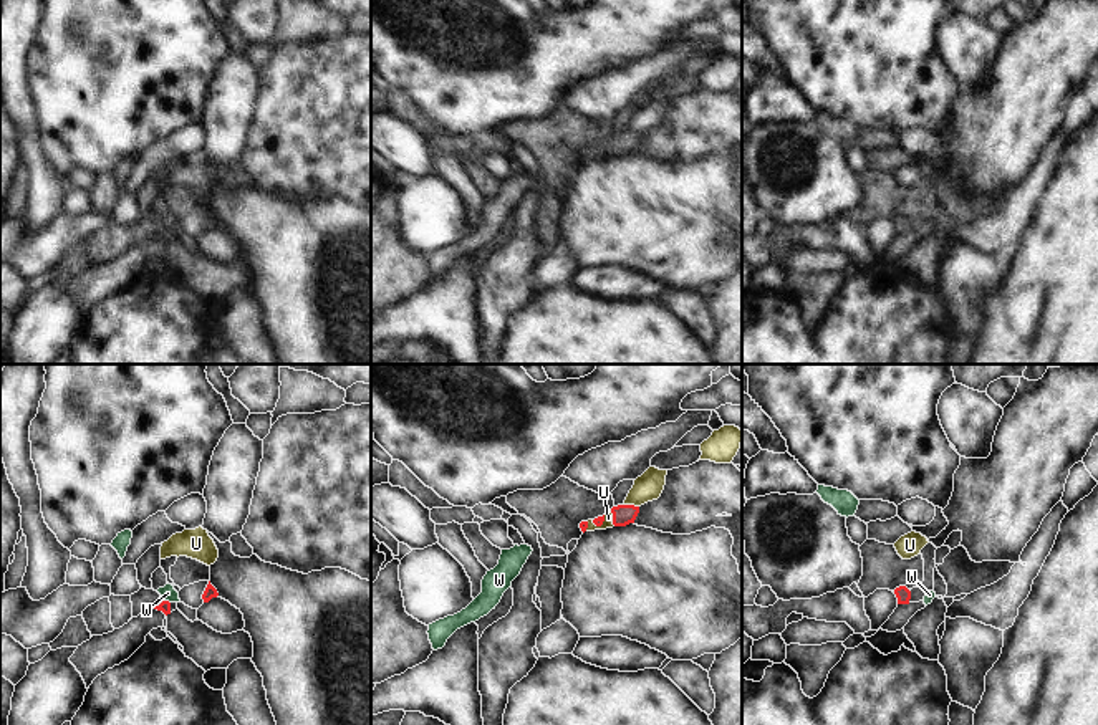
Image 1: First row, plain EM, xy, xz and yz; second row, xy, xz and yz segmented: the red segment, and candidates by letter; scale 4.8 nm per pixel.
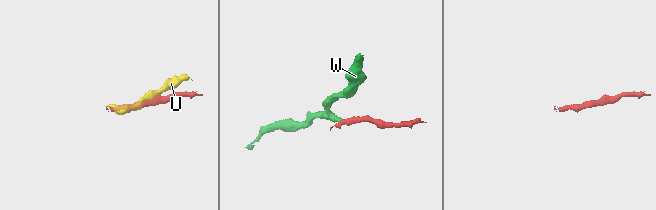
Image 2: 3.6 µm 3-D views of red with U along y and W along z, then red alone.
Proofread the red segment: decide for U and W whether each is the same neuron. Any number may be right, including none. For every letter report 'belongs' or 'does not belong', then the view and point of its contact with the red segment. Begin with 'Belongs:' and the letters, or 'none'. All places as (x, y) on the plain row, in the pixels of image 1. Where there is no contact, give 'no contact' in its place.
Belongs: none
U: does not belong | xz (631, 134)
W: does not belong | xy (168, 230)

